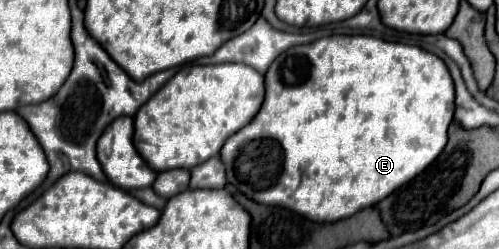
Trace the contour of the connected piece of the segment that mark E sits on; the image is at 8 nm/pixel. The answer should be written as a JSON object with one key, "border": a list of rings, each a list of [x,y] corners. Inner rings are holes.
{"border":[[[331,35],[321,37],[307,45],[297,45],[281,53],[265,71],[265,103],[261,105],[259,113],[247,123],[241,131],[233,133],[225,145],[221,147],[221,161],[225,165],[227,181],[245,197],[249,197],[255,203],[271,205],[271,207],[283,207],[293,213],[303,215],[309,221],[323,223],[323,221],[341,221],[357,211],[375,205],[377,201],[385,199],[385,195],[393,193],[401,183],[407,183],[413,179],[413,175],[419,175],[437,155],[443,151],[447,143],[447,127],[453,121],[455,111],[455,91],[453,91],[453,79],[445,67],[445,63],[419,47],[413,45],[401,45],[401,43],[389,43],[377,37],[369,35]]]}

